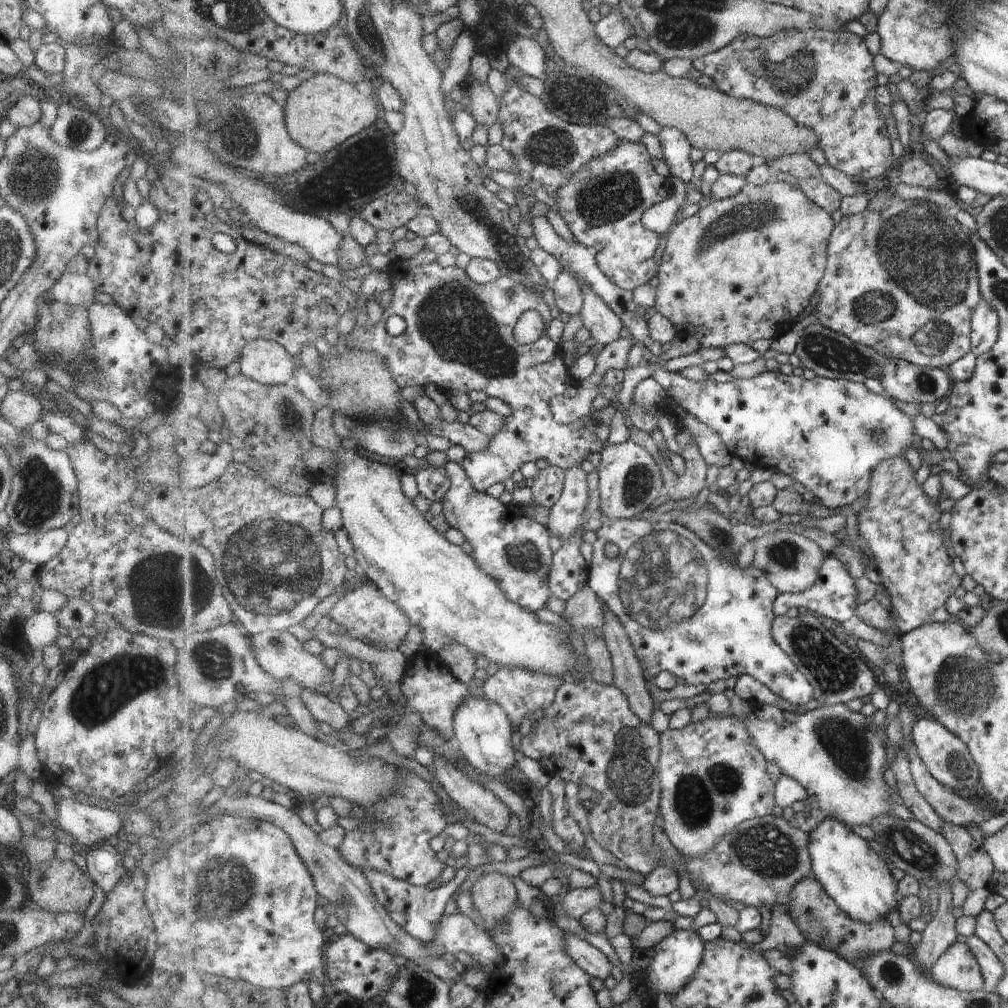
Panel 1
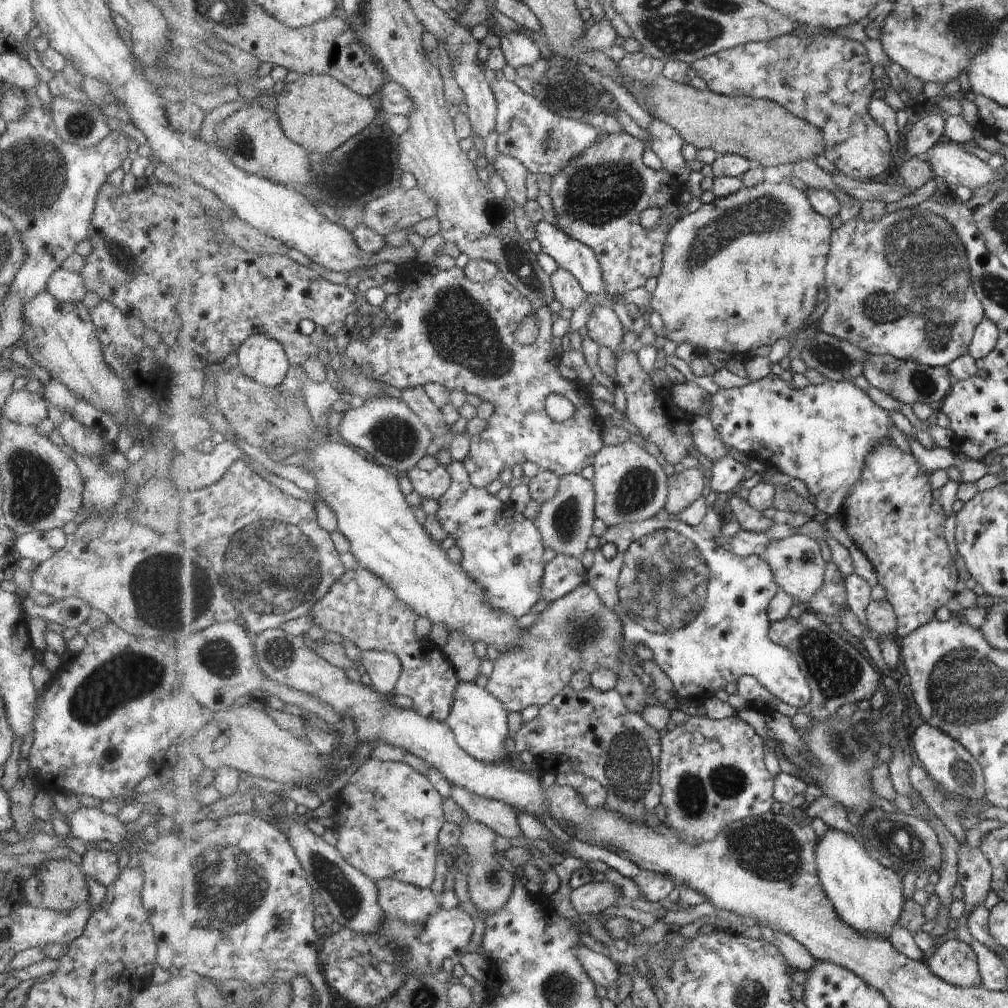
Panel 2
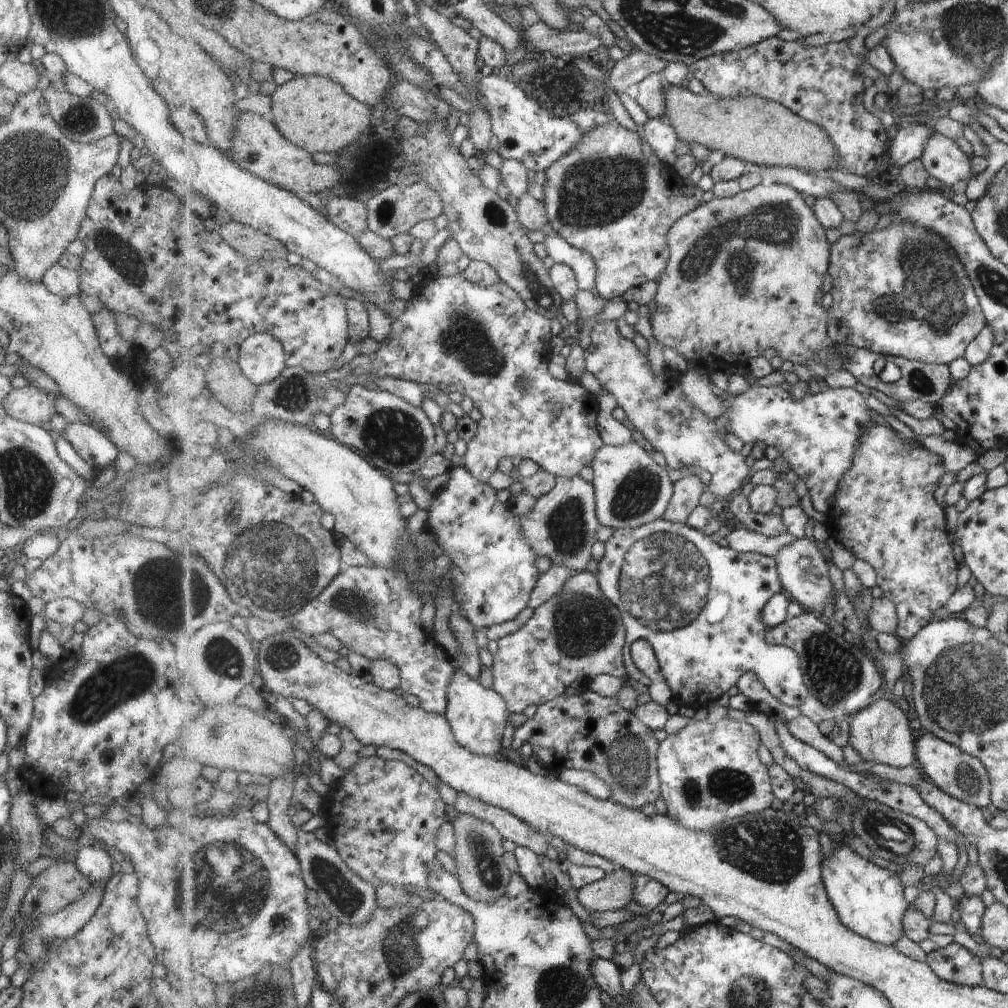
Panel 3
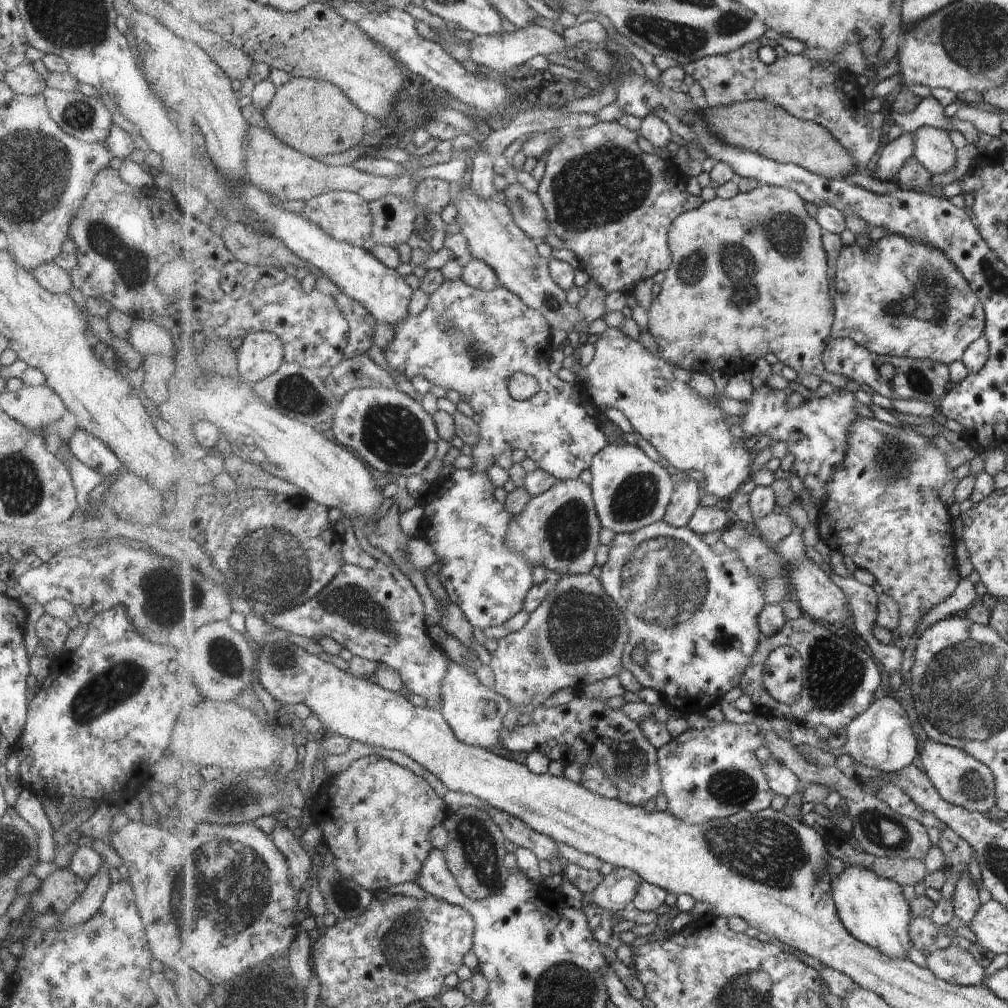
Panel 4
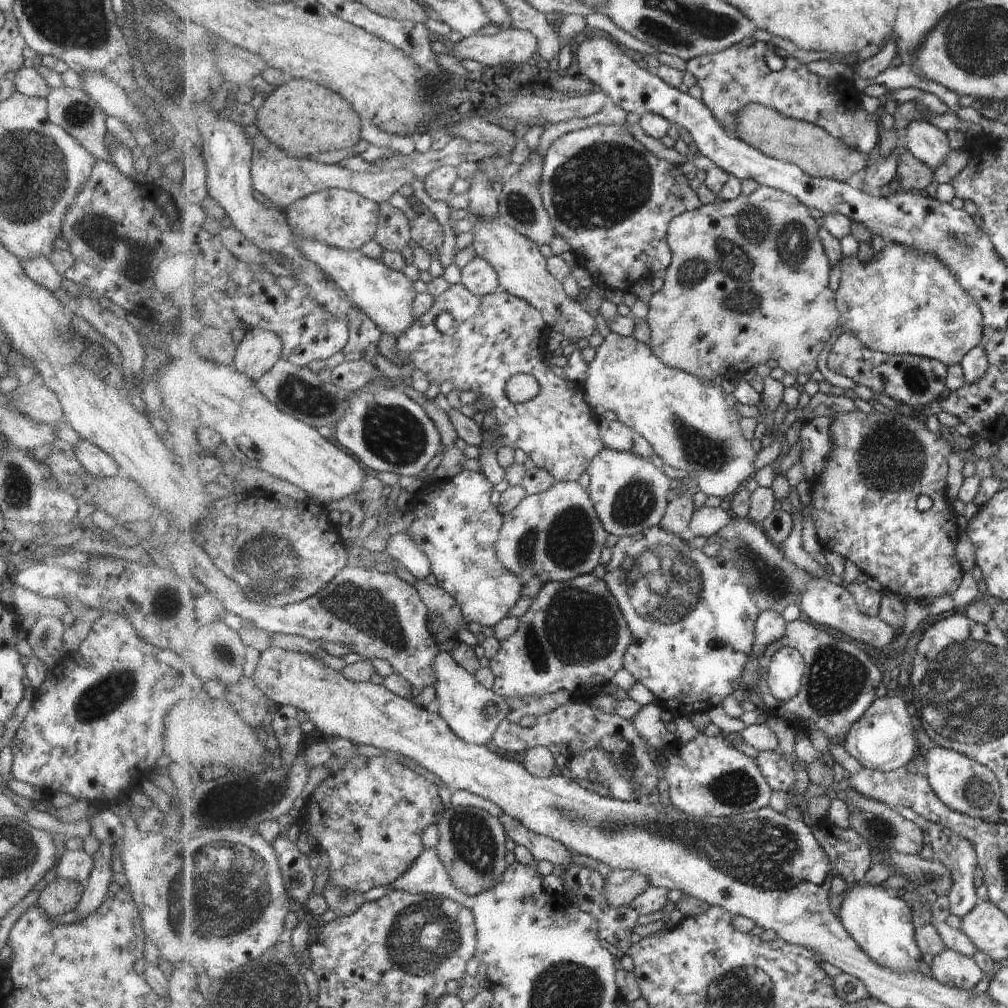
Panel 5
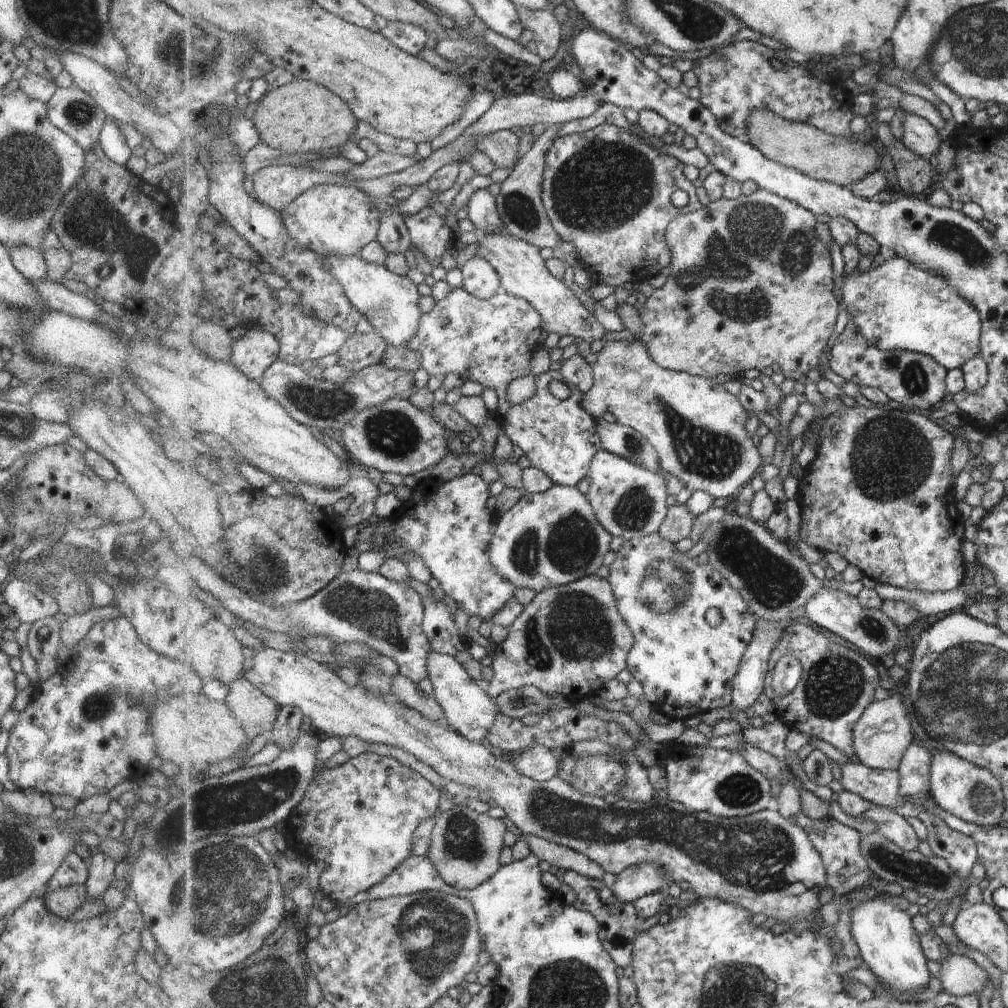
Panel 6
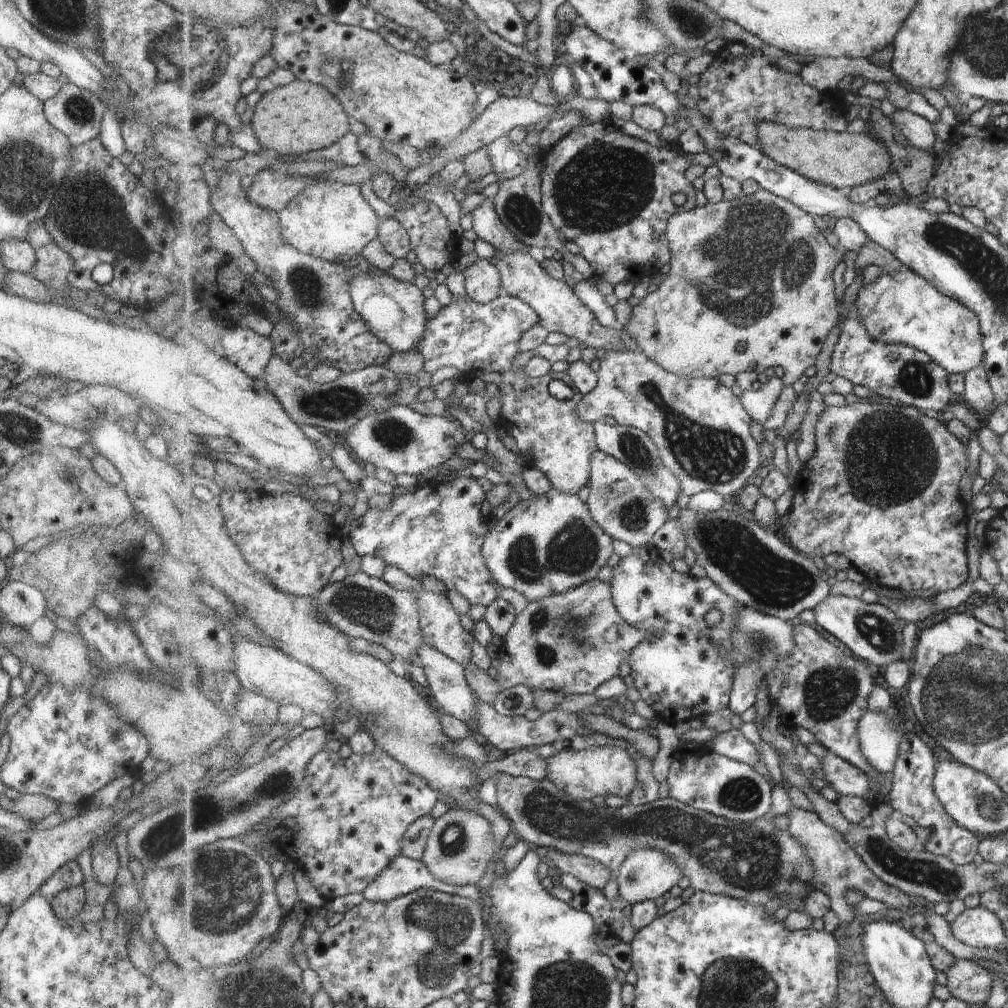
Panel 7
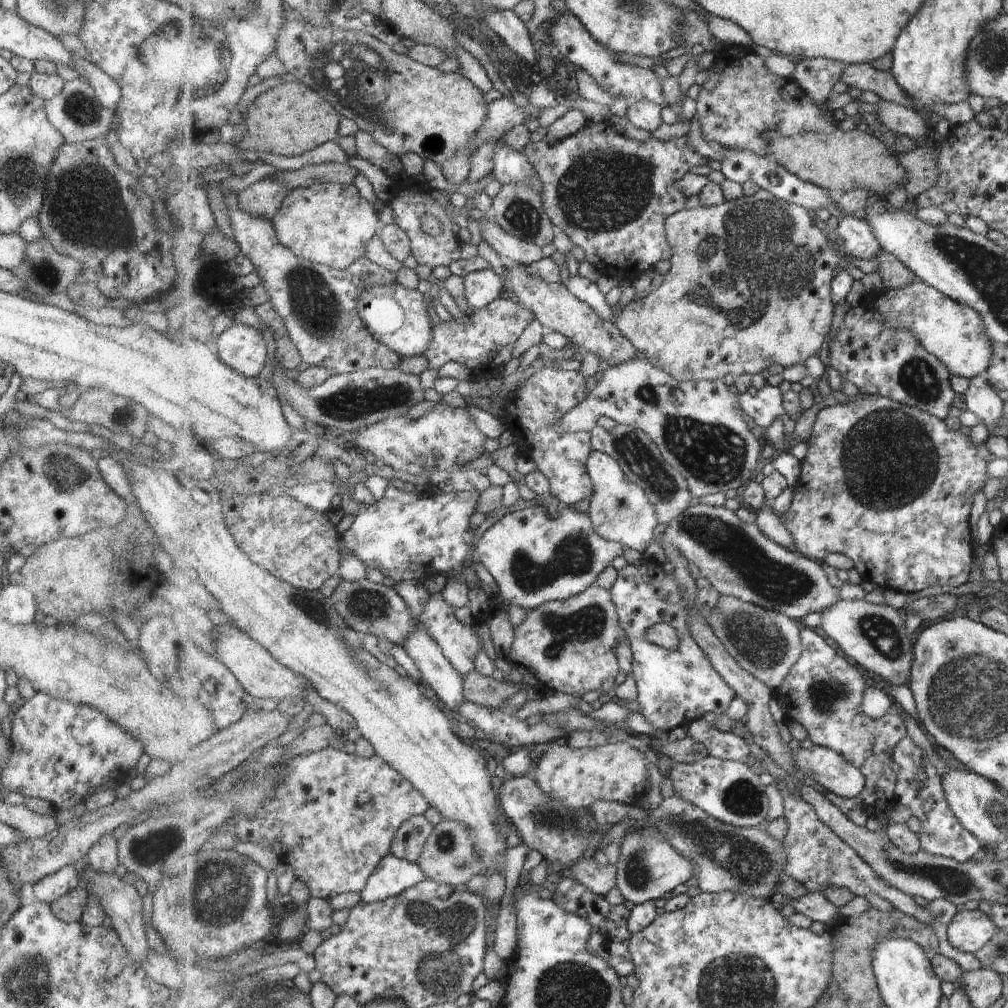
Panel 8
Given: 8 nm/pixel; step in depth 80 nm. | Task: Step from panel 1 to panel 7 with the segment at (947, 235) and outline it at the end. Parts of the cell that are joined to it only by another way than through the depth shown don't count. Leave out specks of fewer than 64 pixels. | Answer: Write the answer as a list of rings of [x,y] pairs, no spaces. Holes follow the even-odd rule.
[[[907,268],[896,275],[883,274],[876,282],[859,291],[852,308],[862,316],[868,331],[877,340],[914,346],[936,359],[950,374],[965,374],[983,362],[983,335],[980,333],[980,323],[975,311],[937,290],[914,270]]]

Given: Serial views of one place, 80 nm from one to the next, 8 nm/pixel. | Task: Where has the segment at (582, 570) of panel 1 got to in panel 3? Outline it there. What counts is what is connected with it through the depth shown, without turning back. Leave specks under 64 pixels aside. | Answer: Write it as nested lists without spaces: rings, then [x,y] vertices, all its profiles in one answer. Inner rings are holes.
[[[551,564],[547,572],[540,576],[540,581],[533,589],[528,606],[535,610],[538,606],[551,600],[553,596],[563,590],[565,583],[575,574],[577,571],[572,571],[569,567]]]

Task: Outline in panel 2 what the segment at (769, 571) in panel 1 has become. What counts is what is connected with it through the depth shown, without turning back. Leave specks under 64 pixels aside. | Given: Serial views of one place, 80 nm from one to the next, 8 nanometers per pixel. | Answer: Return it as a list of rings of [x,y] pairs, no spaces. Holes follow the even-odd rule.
[[[797,534],[773,542],[768,548],[768,551],[761,555],[771,565],[774,577],[779,583],[780,588],[787,592],[787,594],[794,596],[802,608],[807,609],[807,604],[811,603],[825,586],[828,564],[823,560],[821,550],[822,547],[819,546],[819,542],[816,539],[811,538],[809,535]]]

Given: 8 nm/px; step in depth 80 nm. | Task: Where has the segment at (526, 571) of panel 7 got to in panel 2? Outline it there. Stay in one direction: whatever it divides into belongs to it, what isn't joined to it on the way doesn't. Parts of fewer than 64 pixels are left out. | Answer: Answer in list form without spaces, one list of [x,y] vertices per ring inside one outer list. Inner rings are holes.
[[[571,473],[560,477],[559,490],[549,502],[542,504],[538,517],[533,521],[535,526],[540,530],[544,546],[552,548],[557,554],[565,554],[565,556],[583,560],[585,552],[587,552],[587,542],[593,536],[593,524],[596,518],[596,490],[593,480],[587,480],[580,474]]]

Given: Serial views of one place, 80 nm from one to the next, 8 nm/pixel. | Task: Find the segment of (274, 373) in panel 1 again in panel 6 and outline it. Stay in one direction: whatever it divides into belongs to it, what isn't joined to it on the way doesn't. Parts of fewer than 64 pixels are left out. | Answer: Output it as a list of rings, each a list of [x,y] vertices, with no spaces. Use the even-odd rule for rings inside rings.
[[[247,328],[247,333],[238,339],[233,339],[230,361],[238,366],[249,378],[260,382],[267,369],[277,360],[280,342],[274,334],[261,328]]]

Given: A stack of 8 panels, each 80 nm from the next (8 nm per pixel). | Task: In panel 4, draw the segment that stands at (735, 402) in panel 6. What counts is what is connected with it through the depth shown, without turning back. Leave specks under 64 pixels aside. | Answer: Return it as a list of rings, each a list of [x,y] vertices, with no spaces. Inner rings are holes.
[[[608,327],[599,335],[599,340],[595,344],[595,355],[586,366],[586,374],[588,391],[601,412],[607,408],[620,410],[635,432],[669,462],[670,469],[675,474],[687,470],[702,472],[706,484],[704,490],[708,494],[713,494],[719,499],[731,499],[737,494],[753,475],[755,457],[751,453],[752,449],[746,448],[743,443],[737,444],[727,422],[729,415],[713,399],[703,398],[690,385],[692,374],[688,370],[667,362],[659,355],[654,356],[640,341],[628,337],[619,328]]]

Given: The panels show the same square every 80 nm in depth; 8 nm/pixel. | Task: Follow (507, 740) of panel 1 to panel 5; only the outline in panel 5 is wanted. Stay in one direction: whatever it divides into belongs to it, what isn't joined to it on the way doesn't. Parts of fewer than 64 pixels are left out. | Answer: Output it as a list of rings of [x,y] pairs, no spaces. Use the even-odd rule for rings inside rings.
[[[441,652],[435,660],[435,690],[439,700],[439,713],[455,731],[456,736],[467,742],[485,745],[492,742],[497,727],[507,719],[509,705],[505,697],[488,689],[475,675],[465,670],[448,652]]]

